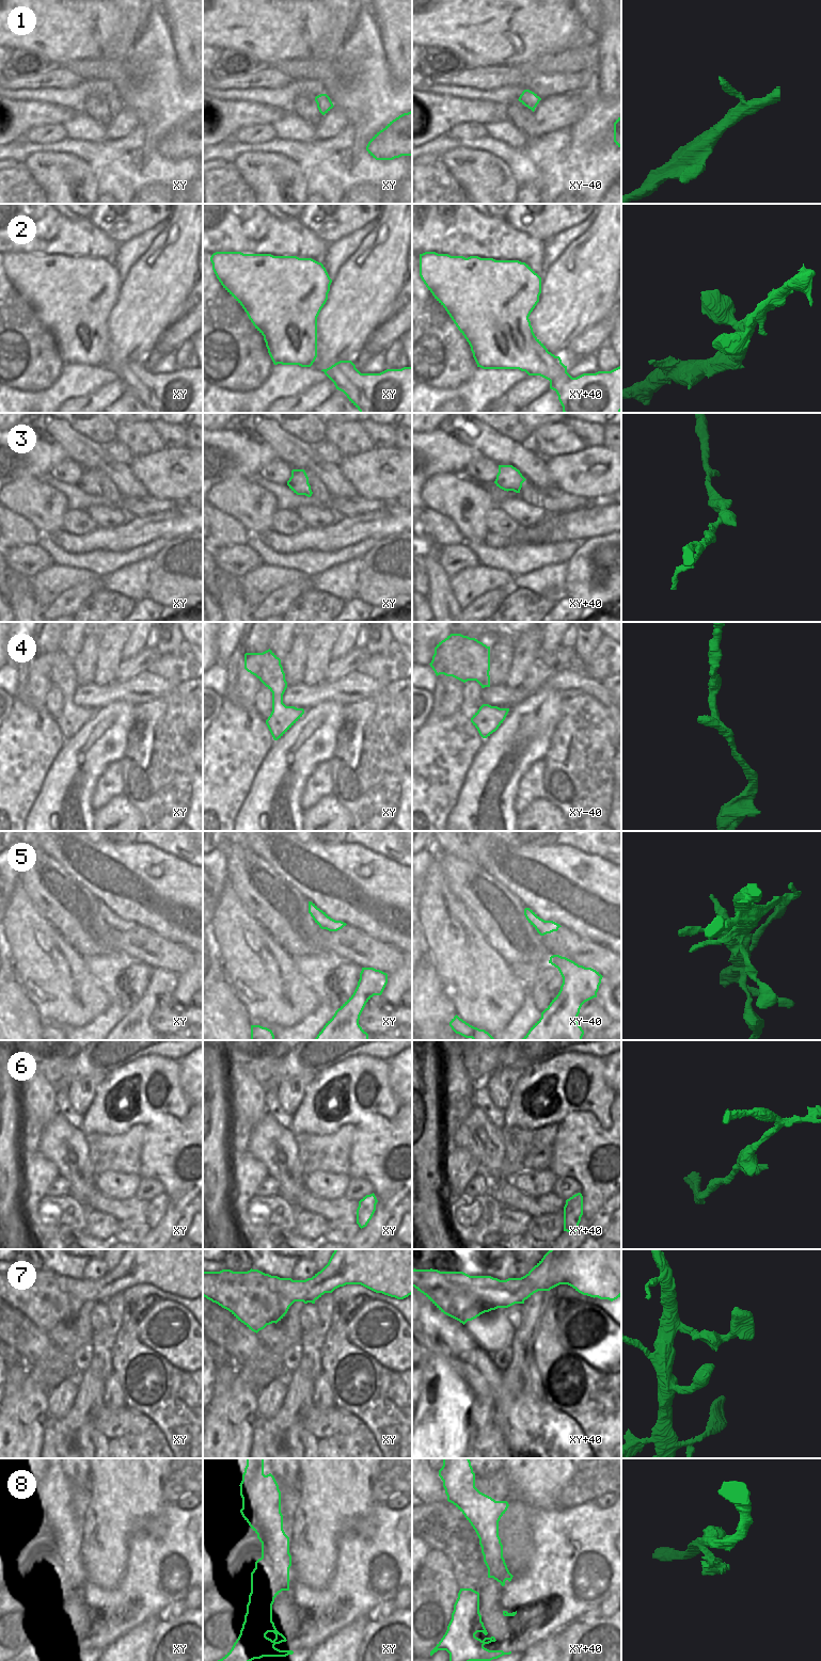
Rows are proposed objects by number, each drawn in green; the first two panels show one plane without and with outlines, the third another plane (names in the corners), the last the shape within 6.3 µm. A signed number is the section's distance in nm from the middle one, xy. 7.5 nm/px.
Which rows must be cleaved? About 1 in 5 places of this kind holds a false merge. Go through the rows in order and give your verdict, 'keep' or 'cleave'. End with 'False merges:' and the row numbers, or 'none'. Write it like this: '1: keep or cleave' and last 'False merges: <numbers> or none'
1: keep
2: keep
3: keep
4: keep
5: keep
6: keep
7: keep
8: keep
False merges: none

